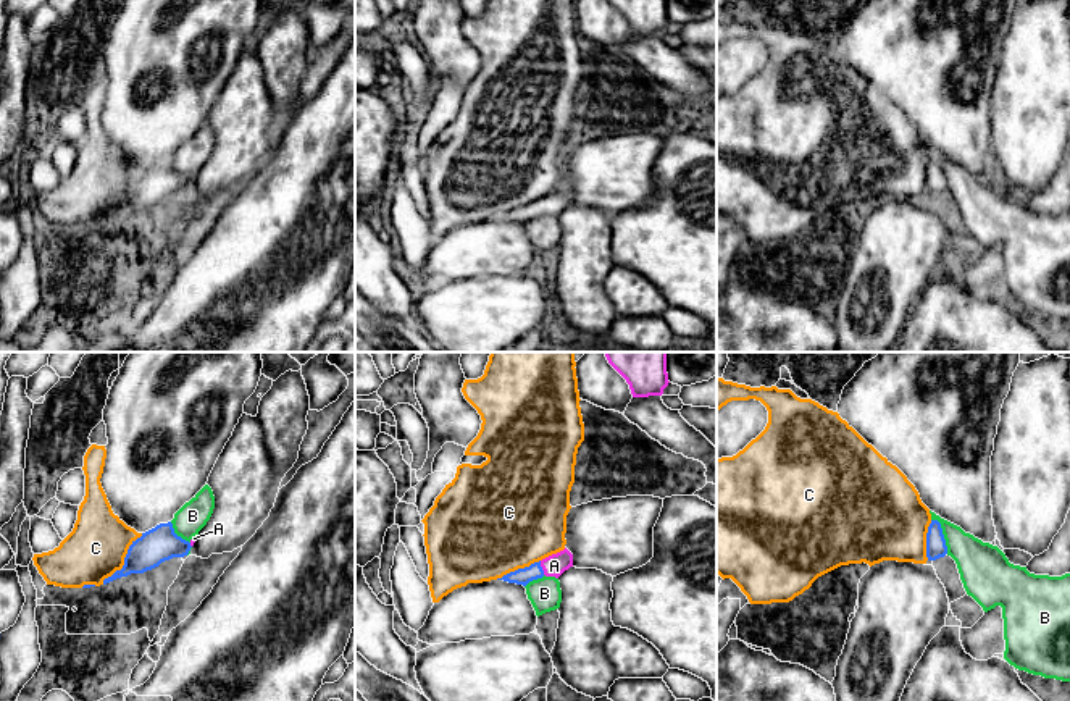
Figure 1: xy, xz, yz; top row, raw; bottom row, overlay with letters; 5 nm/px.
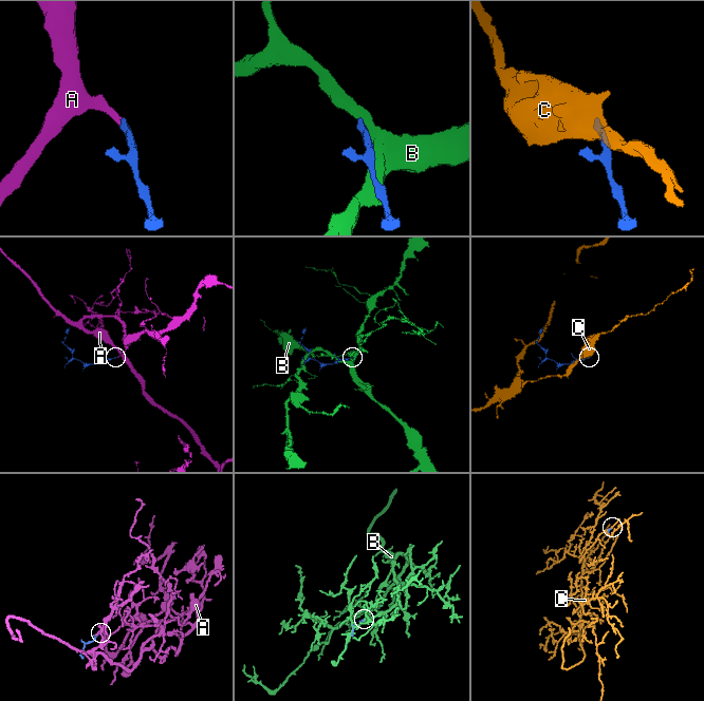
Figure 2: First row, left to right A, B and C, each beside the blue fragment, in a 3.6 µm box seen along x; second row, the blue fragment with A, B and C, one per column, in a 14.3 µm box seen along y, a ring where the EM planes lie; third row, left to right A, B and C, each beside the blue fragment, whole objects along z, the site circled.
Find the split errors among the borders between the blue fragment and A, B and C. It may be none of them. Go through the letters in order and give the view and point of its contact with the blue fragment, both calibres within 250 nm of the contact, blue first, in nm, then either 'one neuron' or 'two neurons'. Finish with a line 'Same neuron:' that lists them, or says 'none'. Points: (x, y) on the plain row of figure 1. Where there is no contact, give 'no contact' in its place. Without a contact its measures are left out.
A: contact xz (541, 205); calibres 80 and 110 nm; one neuron
B: contact yz (943, 173); calibres 100 and 240 nm; two neurons
C: contact xy (125, 199); calibres 170 and 300 nm; two neurons
Same neuron: A

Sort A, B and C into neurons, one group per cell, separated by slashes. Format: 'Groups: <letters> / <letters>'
Groups: A / B / C

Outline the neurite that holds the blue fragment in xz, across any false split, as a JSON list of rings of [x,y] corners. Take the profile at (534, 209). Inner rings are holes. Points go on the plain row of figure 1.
[[[565,186],[557,192],[534,200],[529,205],[510,210],[497,218],[526,225],[529,220],[542,216],[544,213],[558,216],[570,205],[573,205],[573,192]]]

